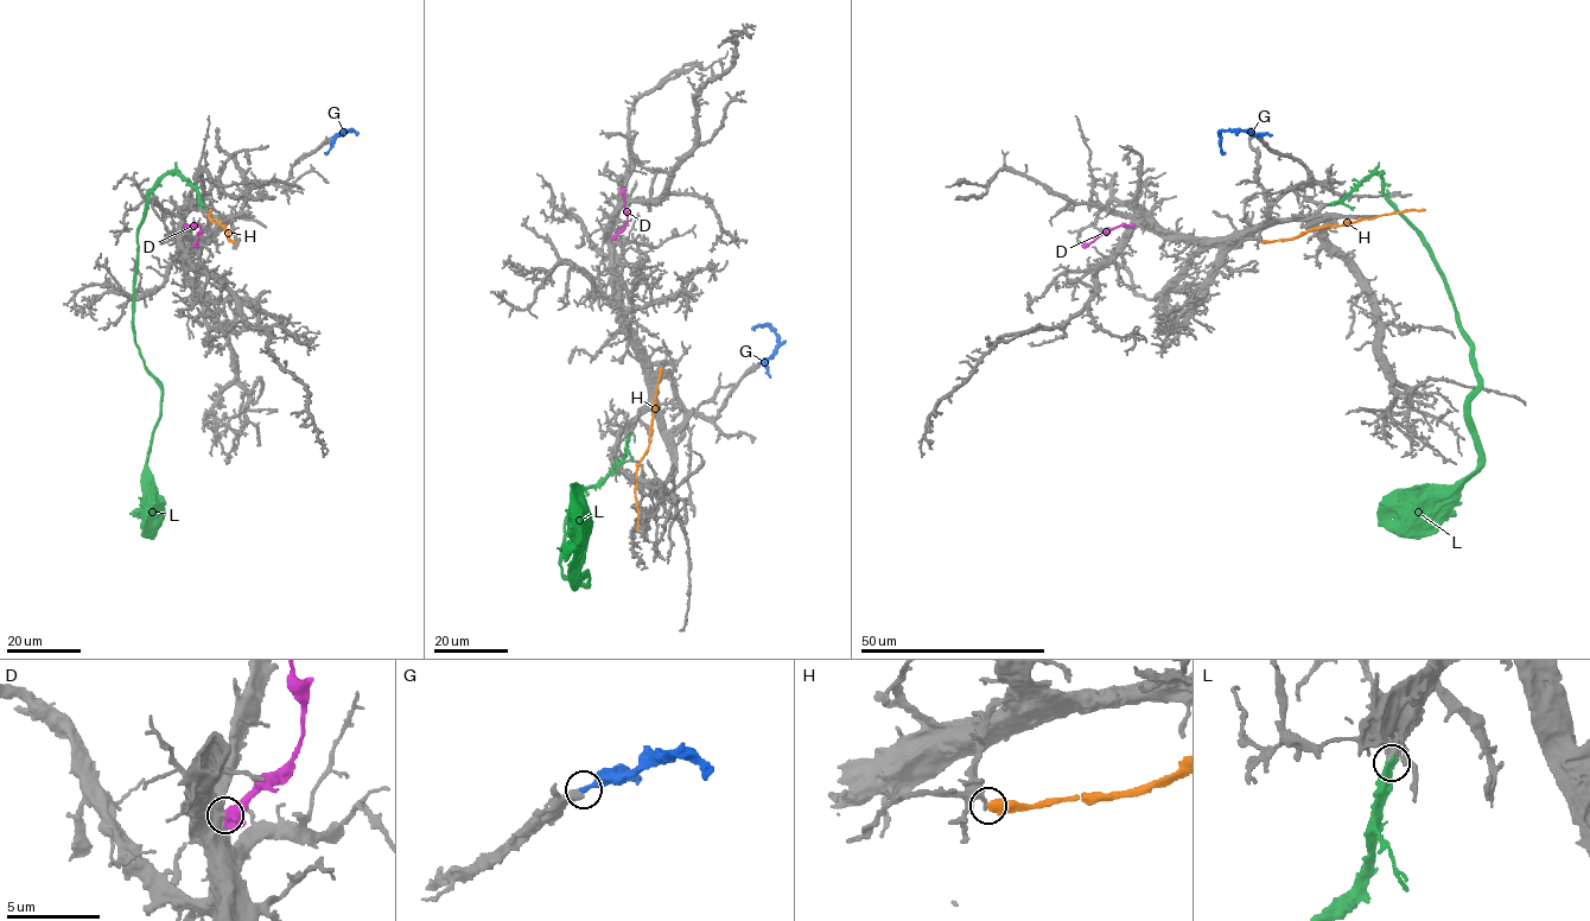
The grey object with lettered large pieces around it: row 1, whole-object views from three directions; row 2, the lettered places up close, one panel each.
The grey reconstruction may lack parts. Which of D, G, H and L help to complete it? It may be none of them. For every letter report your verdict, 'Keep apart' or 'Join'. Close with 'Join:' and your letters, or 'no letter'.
D: Keep apart
G: Join
H: Keep apart
L: Join
Join: G, L

